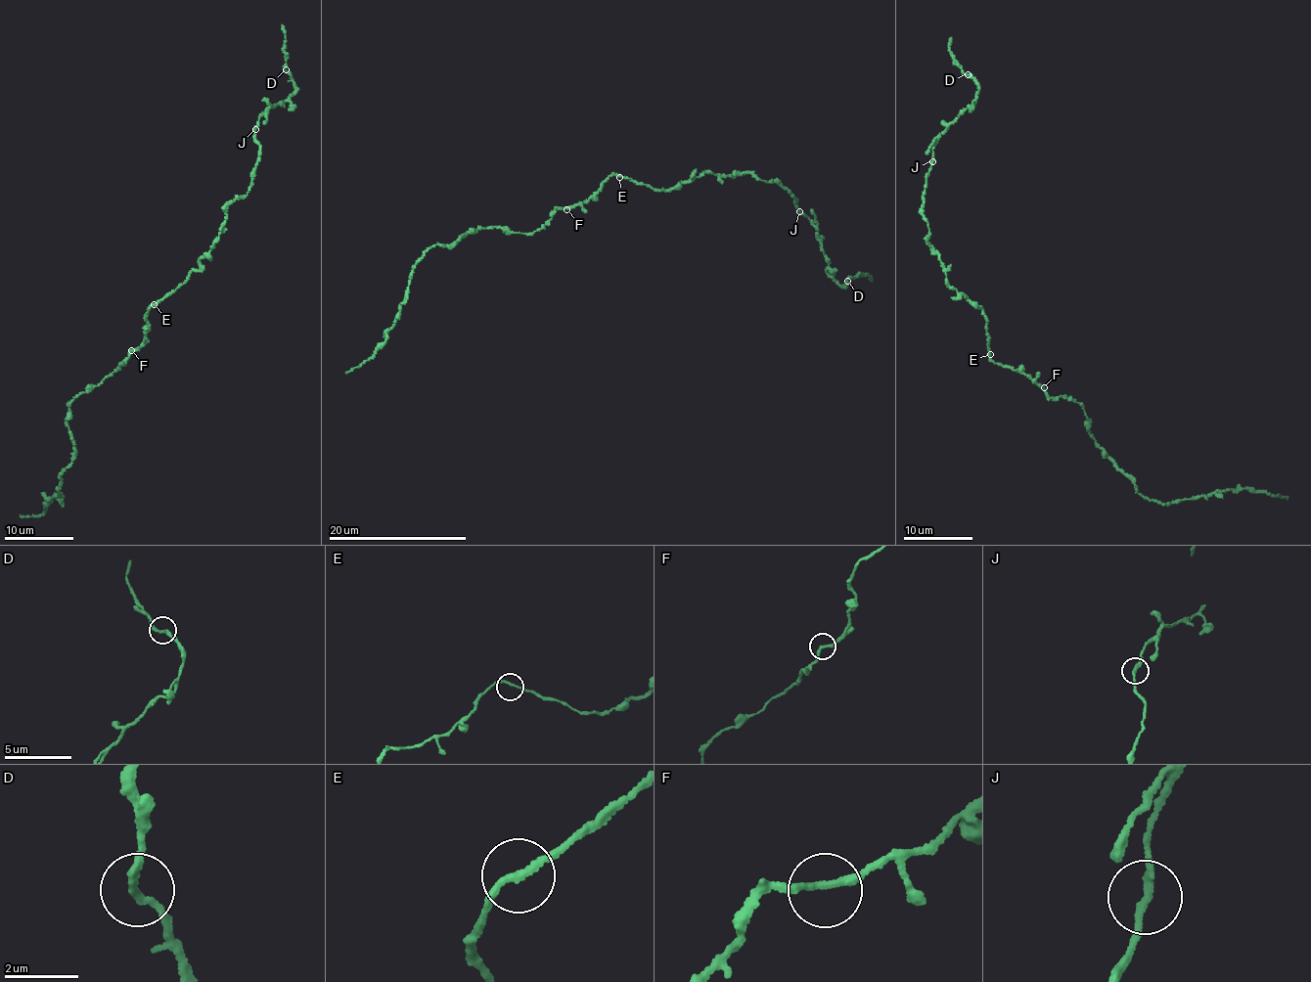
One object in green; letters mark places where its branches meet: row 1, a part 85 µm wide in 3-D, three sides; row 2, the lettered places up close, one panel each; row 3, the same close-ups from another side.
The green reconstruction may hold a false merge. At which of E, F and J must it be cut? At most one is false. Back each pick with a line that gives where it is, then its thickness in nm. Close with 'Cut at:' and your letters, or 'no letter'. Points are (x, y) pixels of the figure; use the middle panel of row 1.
Cut at: no letter

